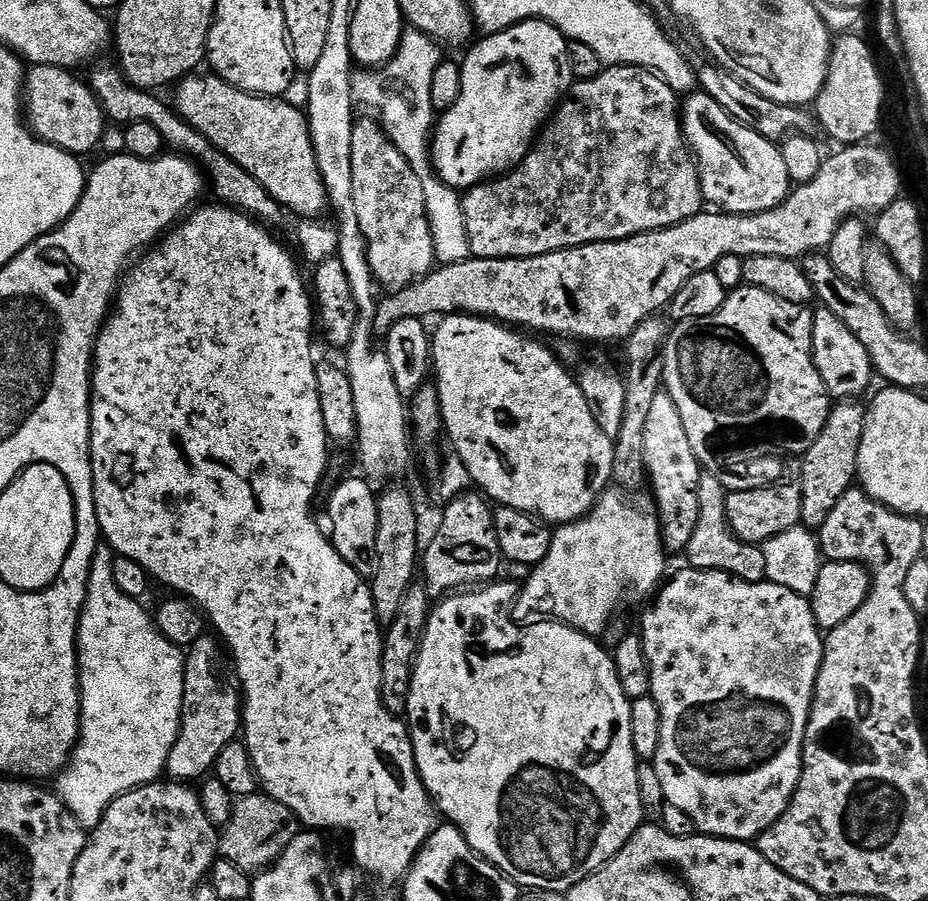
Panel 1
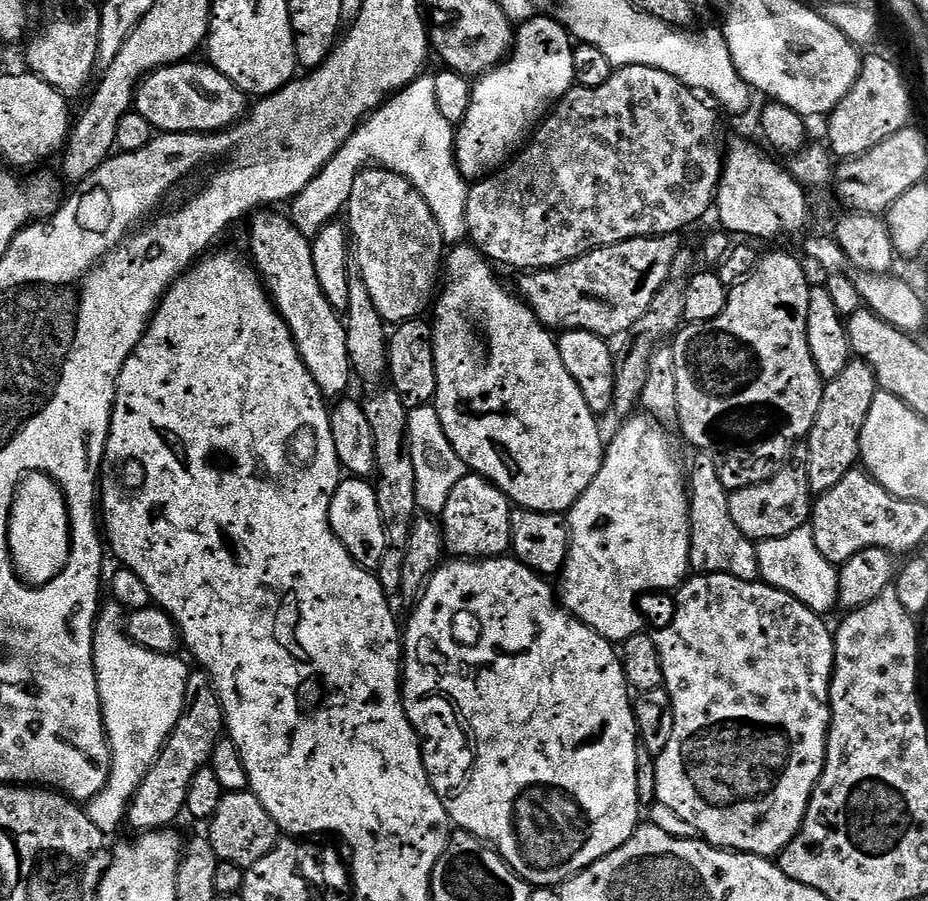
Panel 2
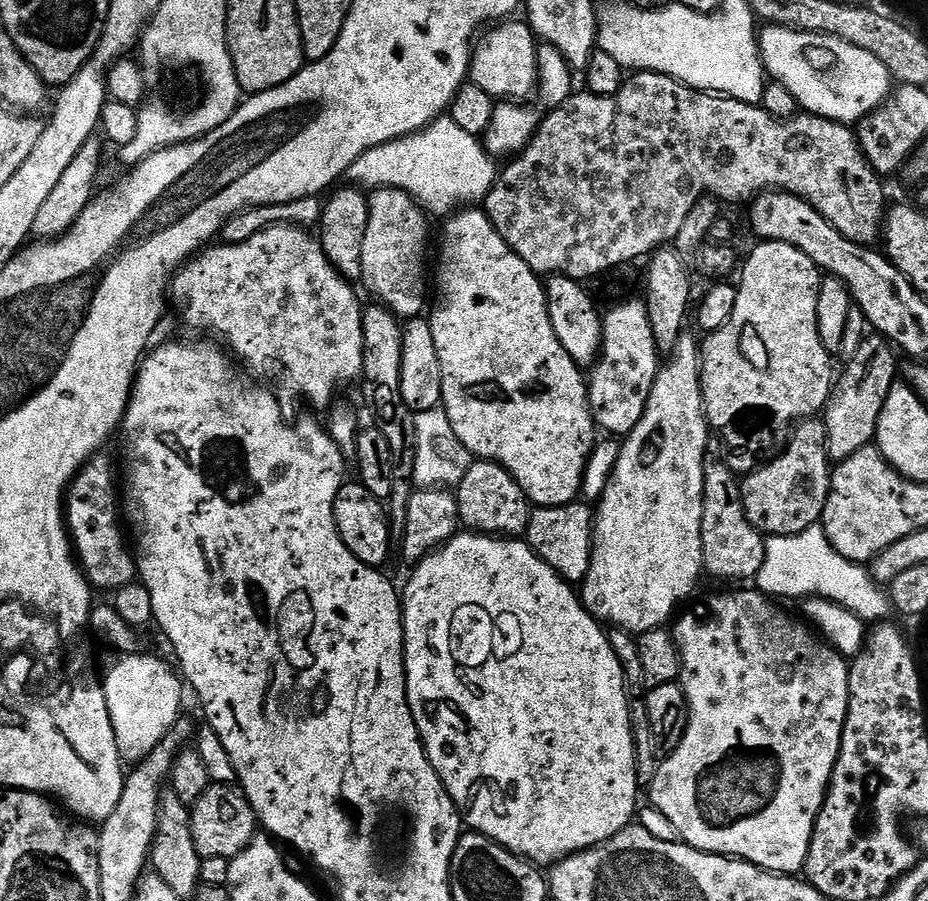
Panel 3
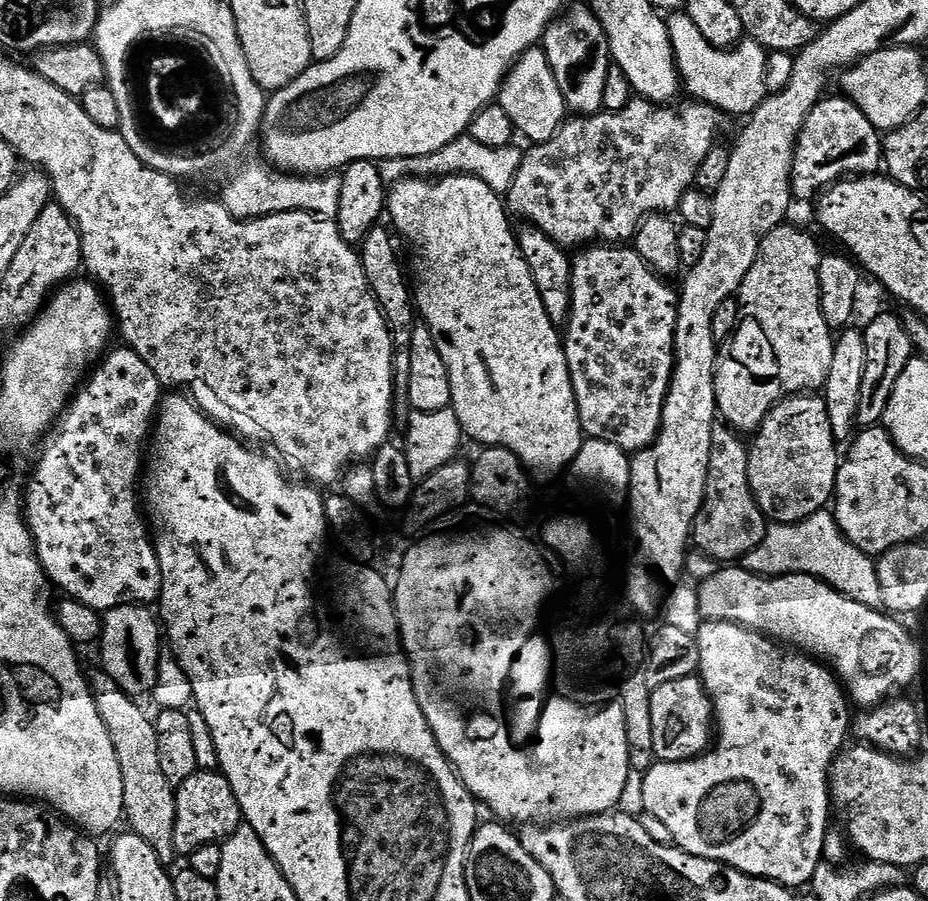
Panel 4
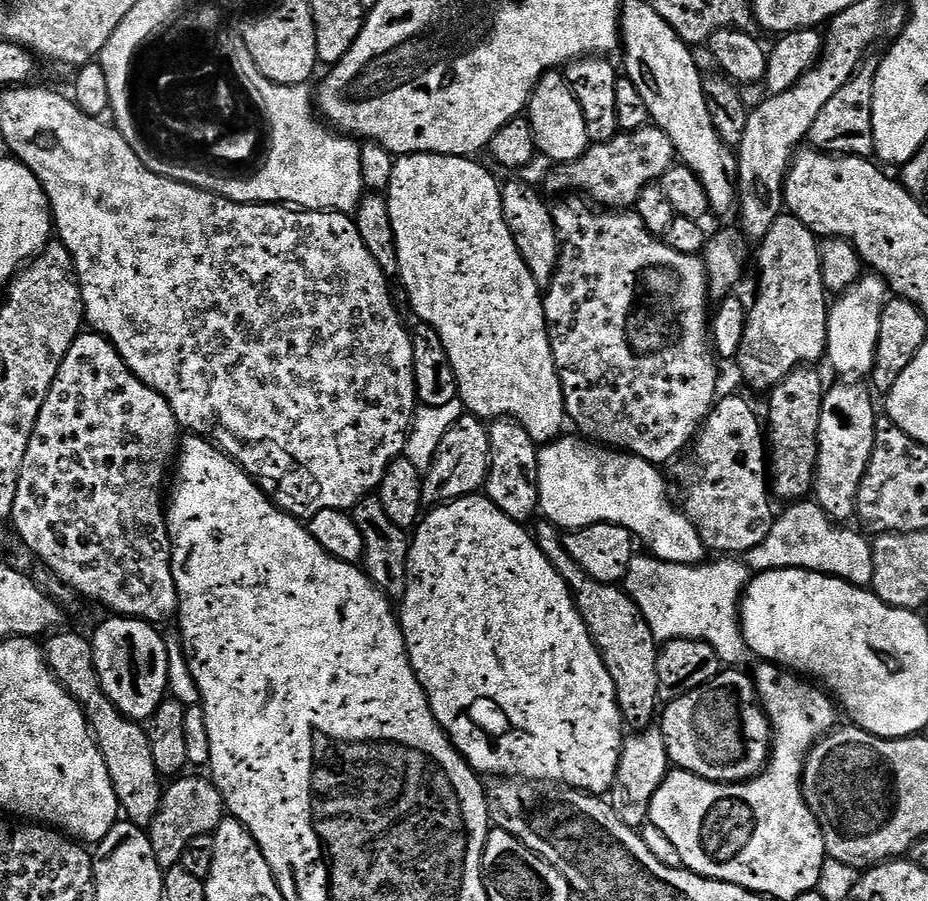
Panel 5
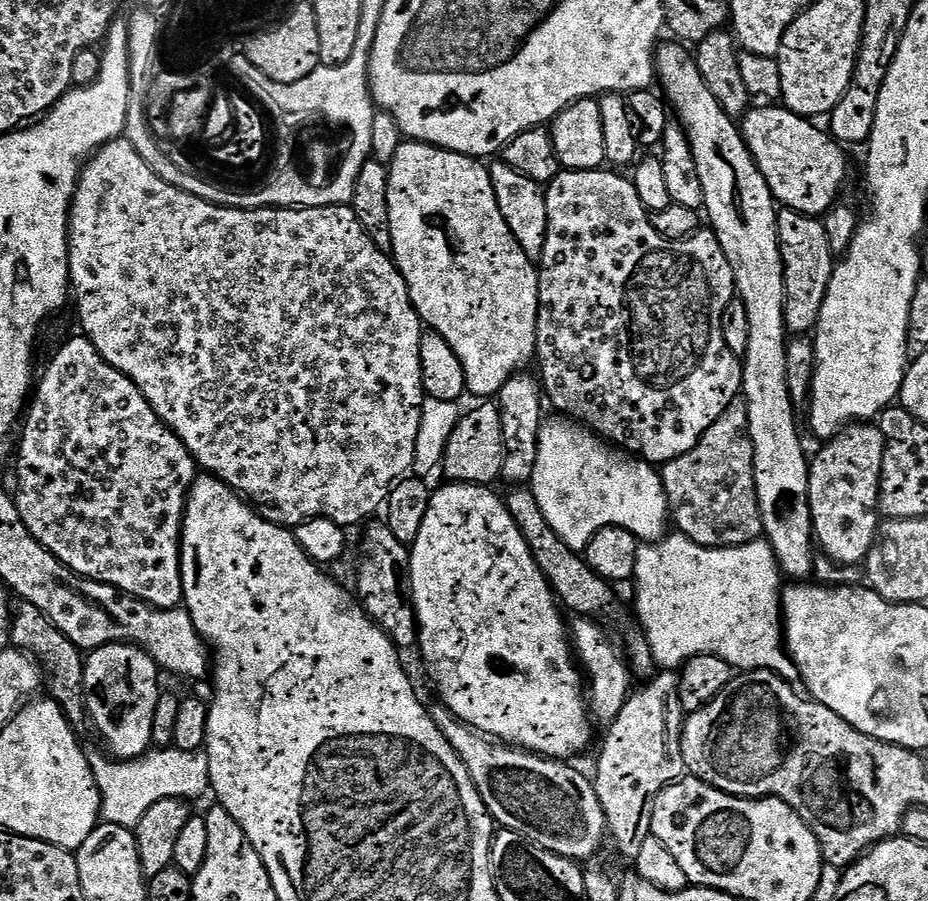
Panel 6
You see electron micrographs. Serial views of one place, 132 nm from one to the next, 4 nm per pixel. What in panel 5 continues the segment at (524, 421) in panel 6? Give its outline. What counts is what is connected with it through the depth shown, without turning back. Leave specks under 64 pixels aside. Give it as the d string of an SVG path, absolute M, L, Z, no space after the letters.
M497 418L488 424L488 437L490 438L490 454L488 455L488 483L486 495L488 499L502 510L511 520L528 522L532 515L537 515L540 506L540 487L538 486L538 458L540 457L538 445L521 424L507 418Z

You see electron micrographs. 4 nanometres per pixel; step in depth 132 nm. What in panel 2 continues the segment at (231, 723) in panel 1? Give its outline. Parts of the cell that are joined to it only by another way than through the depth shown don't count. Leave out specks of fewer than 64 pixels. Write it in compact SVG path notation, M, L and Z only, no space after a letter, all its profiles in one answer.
M203 670L189 671L186 682L186 698L184 709L168 736L168 743L158 754L158 758L150 766L150 770L132 796L126 817L127 827L136 829L137 833L154 832L157 828L175 825L180 812L185 811L186 790L190 790L190 778L199 768L205 767L212 759L212 751L217 740L225 735L224 711L220 699L216 697L216 689L212 680Z

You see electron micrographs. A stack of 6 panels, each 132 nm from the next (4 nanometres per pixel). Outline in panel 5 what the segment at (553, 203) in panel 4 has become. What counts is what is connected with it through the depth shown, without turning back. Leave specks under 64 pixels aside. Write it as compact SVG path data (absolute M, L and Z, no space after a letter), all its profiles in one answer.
M649 126L633 132L620 132L610 142L592 144L577 160L571 160L569 164L555 165L548 175L546 188L549 193L552 191L560 192L559 194L587 194L597 205L608 210L628 210L635 205L639 195L647 187L655 185L672 169L677 160L678 153L675 146L660 128Z

